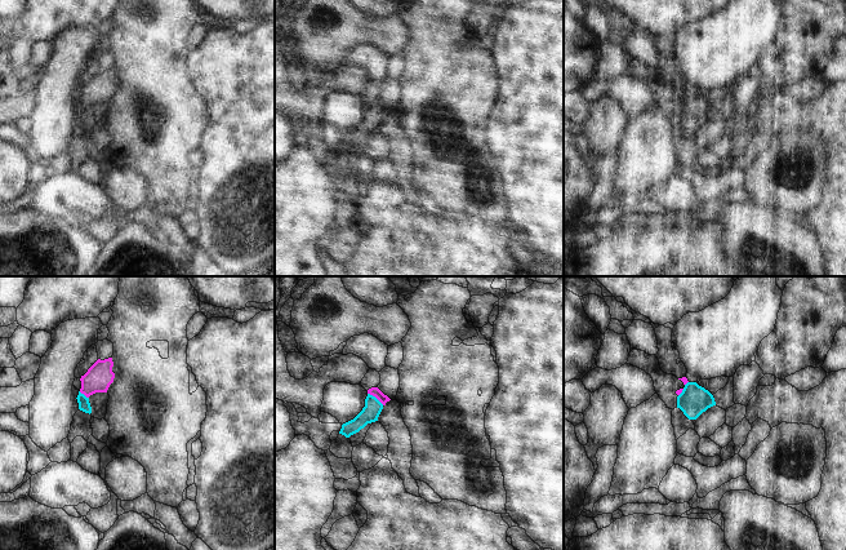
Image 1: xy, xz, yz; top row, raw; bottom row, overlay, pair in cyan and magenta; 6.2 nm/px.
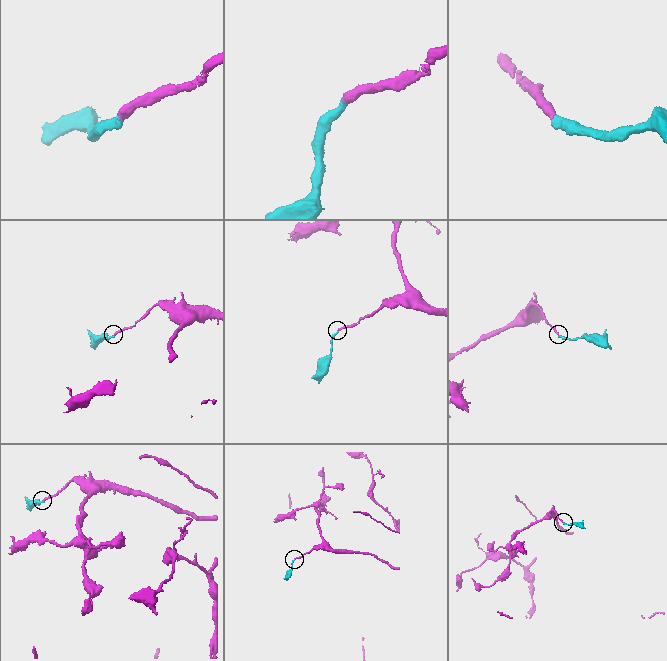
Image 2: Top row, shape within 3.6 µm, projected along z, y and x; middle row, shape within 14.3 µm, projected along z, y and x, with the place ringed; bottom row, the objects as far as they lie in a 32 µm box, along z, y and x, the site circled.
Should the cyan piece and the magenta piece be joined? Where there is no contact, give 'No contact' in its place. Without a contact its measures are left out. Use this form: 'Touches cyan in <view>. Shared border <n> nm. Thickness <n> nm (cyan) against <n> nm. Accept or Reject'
Touches cyan in xz. Shared border 130 nm. Thickness 110 nm (cyan) against 60 nm. Accept

